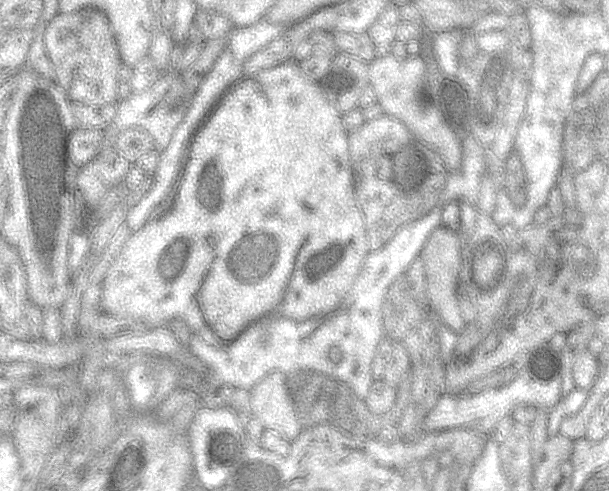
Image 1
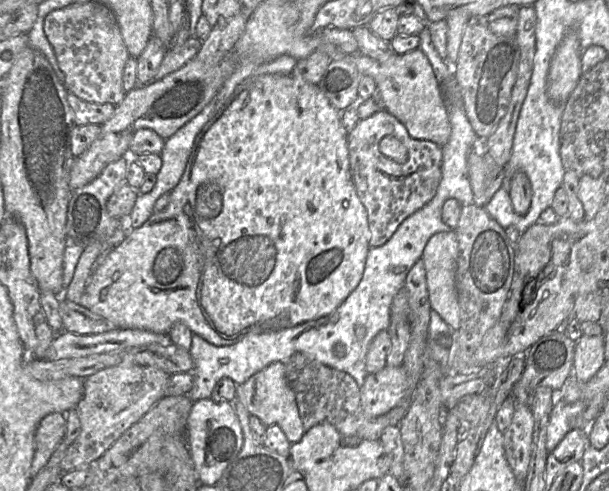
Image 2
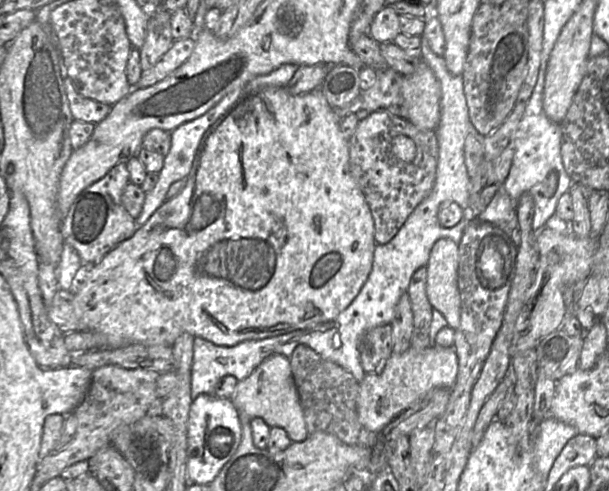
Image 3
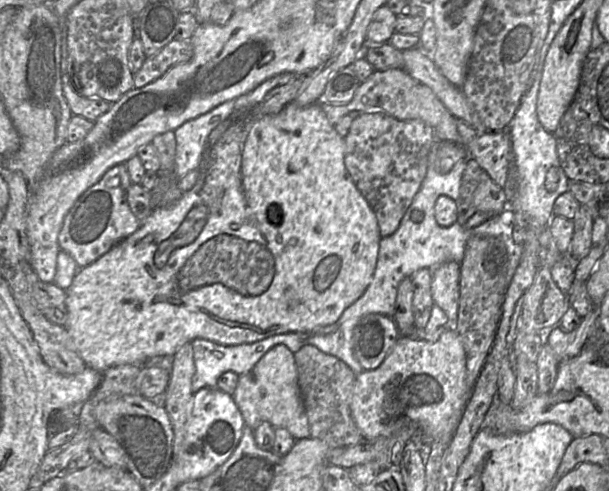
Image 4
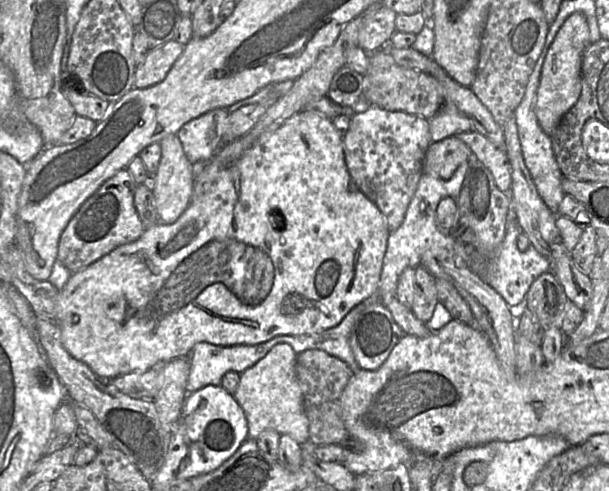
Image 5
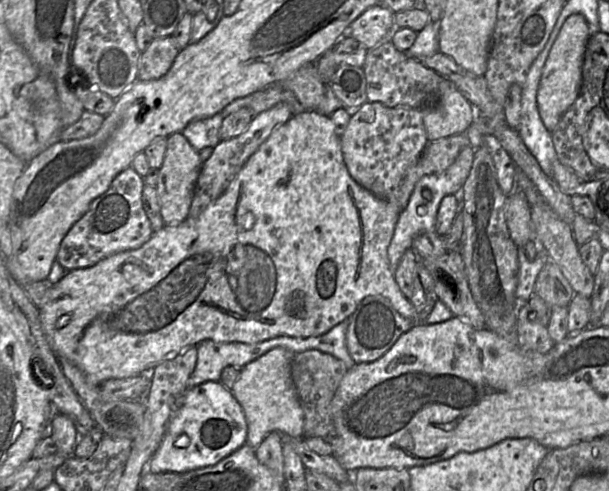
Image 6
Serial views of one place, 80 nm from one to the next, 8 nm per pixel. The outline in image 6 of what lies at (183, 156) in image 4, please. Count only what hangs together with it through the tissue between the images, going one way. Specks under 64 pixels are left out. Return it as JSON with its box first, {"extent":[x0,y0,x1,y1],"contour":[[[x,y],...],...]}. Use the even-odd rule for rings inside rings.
{"extent":[181,113,223,152],"contour":[[[217,113],[209,118],[194,120],[181,133],[198,152],[205,147],[214,148],[220,142],[219,131],[223,119],[222,114]]]}

